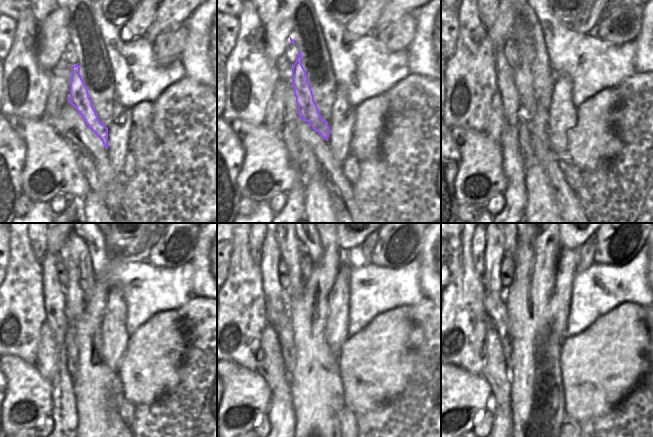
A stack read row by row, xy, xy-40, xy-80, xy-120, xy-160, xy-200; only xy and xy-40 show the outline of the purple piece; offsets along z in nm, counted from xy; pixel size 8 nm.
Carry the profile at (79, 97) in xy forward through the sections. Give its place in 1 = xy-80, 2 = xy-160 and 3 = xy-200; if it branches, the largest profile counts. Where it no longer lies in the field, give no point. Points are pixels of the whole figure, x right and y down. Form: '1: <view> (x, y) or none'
1: xy-80 (523, 82)
2: xy-160 (288, 244)
3: xy-200 (511, 243)

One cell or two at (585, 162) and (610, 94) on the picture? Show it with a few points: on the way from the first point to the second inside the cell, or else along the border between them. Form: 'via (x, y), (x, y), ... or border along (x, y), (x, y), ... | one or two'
via (589, 145), (592, 142), (592, 129), (596, 111) | one

